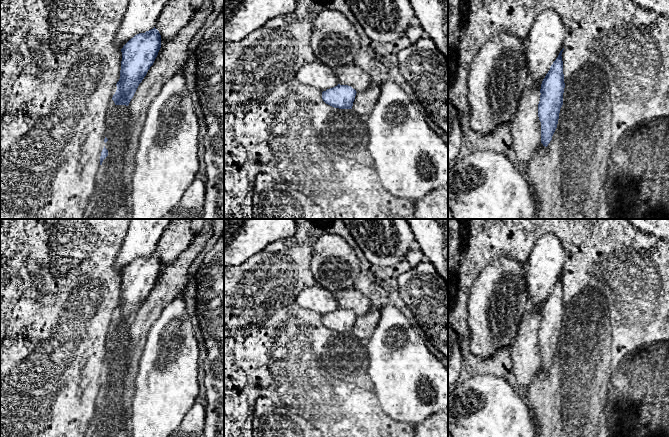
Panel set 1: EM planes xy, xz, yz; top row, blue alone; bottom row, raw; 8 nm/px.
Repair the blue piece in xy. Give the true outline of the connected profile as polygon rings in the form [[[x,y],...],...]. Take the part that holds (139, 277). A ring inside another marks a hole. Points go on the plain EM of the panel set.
[[[155,251],[135,259],[123,270],[120,303],[112,321],[115,329],[129,329],[139,308],[153,289],[160,272],[161,259]]]

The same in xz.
[[[340,309],[322,316],[323,325],[339,333],[352,333],[356,320],[356,314],[348,309]]]

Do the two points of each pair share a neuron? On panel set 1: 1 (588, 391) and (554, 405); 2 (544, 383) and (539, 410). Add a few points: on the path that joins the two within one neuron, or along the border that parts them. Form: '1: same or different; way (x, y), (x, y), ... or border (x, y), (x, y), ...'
1: different; border (561, 378), (561, 423), (563, 425)
2: same; way (544, 390), (544, 403)

